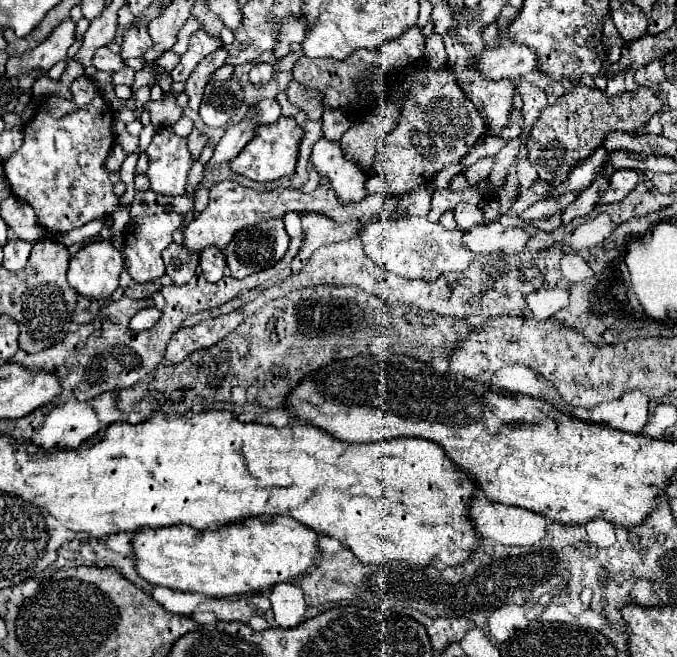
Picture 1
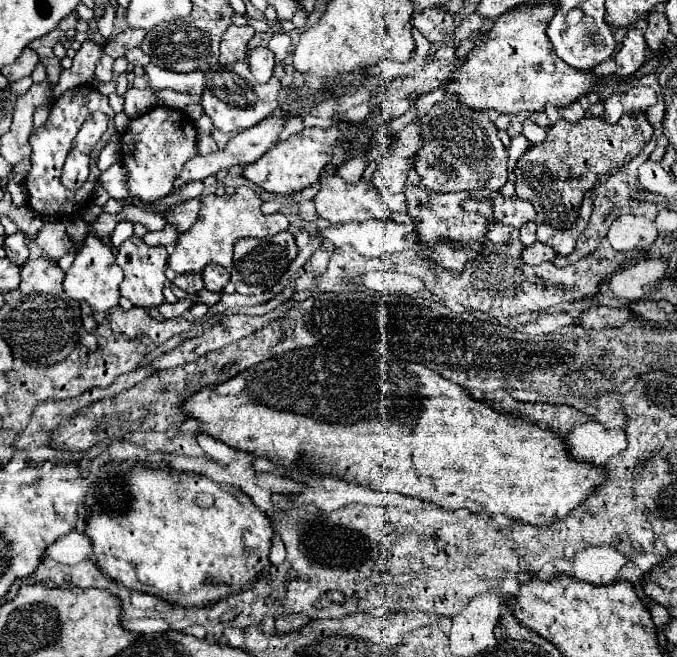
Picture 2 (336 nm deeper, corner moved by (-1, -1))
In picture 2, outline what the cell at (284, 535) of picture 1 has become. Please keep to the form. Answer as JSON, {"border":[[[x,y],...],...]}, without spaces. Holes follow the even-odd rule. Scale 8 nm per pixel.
{"border":[[[135,469],[127,483],[129,495],[133,497],[127,513],[107,513],[95,507],[85,529],[85,535],[95,547],[93,561],[113,581],[183,607],[201,607],[241,591],[247,581],[257,579],[269,567],[275,529],[267,513],[257,509],[241,489],[229,483],[215,483],[205,475],[189,473],[175,477],[149,469]]]}

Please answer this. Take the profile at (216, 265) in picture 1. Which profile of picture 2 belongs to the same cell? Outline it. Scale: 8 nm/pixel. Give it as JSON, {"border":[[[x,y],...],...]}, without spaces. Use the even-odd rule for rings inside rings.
{"border":[[[207,265],[203,269],[203,283],[207,291],[221,291],[227,283],[229,283],[229,269],[221,267],[221,265]]]}

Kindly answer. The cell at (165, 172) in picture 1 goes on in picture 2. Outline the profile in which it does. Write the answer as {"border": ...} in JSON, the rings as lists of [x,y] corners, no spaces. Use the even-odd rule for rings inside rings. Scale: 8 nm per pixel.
{"border":[[[153,107],[141,117],[131,119],[127,131],[121,135],[121,157],[129,169],[129,193],[153,203],[173,191],[173,181],[181,175],[183,165],[197,155],[197,127],[177,109]]]}

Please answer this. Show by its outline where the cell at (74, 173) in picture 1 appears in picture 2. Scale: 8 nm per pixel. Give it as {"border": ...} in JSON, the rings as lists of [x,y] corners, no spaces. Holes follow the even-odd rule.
{"border":[[[81,85],[81,87],[75,87],[75,89],[65,91],[51,105],[51,113],[49,113],[47,123],[29,139],[29,143],[31,143],[31,171],[25,177],[25,187],[27,187],[27,193],[29,193],[29,205],[39,215],[53,217],[53,219],[59,219],[59,221],[71,221],[75,215],[79,215],[89,205],[91,195],[93,195],[93,189],[95,189],[97,179],[101,175],[101,171],[97,167],[99,153],[107,145],[107,141],[111,139],[111,135],[115,133],[113,117],[115,117],[115,113],[109,107],[107,97],[103,93],[99,93],[95,87],[87,87],[87,85]],[[93,111],[103,111],[107,115],[109,129],[105,131],[105,135],[101,137],[99,143],[95,145],[93,153],[91,153],[91,175],[89,175],[87,183],[81,189],[77,189],[77,191],[69,191],[69,189],[65,189],[61,185],[61,167],[65,163],[65,157],[67,157],[67,153],[71,149],[71,143],[73,143],[77,131],[81,129],[81,125],[85,123],[85,119],[89,115],[93,115]]]}

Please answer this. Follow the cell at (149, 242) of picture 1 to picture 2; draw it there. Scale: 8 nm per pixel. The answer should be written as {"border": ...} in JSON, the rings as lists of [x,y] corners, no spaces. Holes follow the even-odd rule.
{"border":[[[131,235],[125,243],[121,243],[119,251],[117,251],[117,265],[125,273],[125,279],[121,283],[121,295],[127,297],[133,305],[139,305],[139,307],[145,307],[145,309],[161,305],[163,303],[163,293],[161,291],[167,283],[167,277],[165,277],[167,257],[169,255],[167,255],[165,245],[151,247],[137,235]]]}

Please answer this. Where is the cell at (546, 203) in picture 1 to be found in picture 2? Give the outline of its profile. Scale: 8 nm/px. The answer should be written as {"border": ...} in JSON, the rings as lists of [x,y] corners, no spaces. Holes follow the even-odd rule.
{"border":[[[525,223],[523,227],[521,227],[521,243],[527,247],[527,245],[533,245],[535,241],[537,241],[537,235],[535,235],[535,231],[537,231],[537,225],[535,223]]]}

